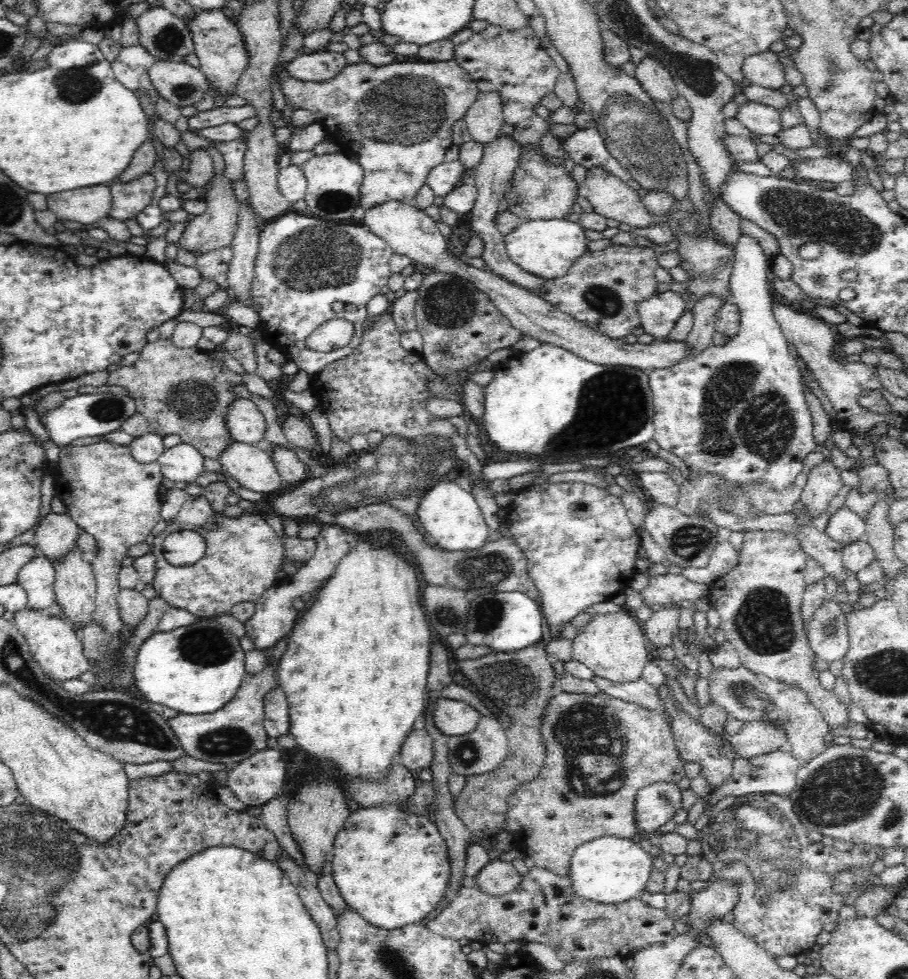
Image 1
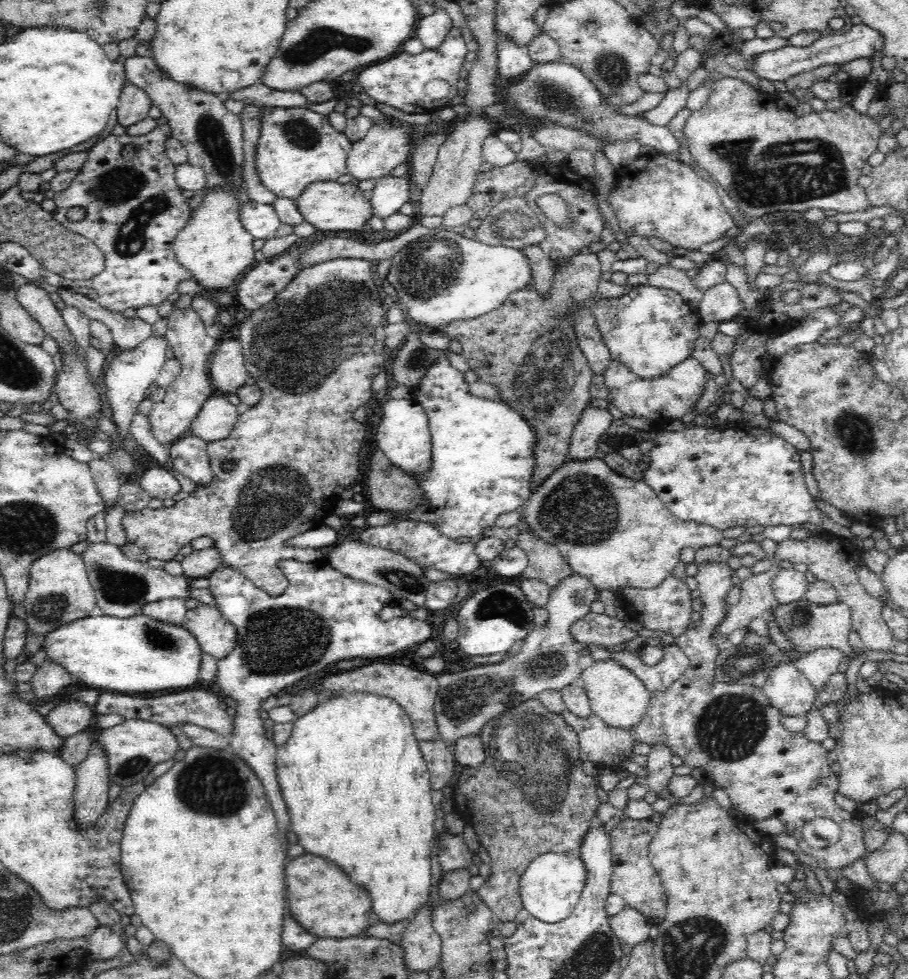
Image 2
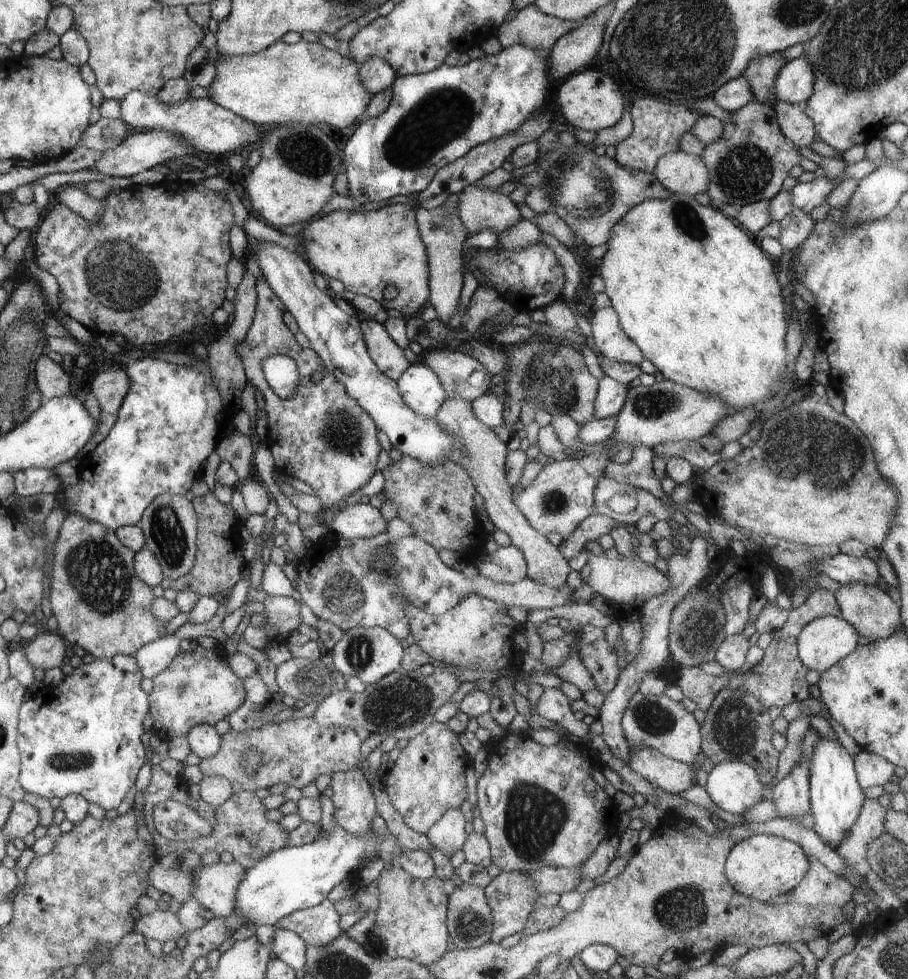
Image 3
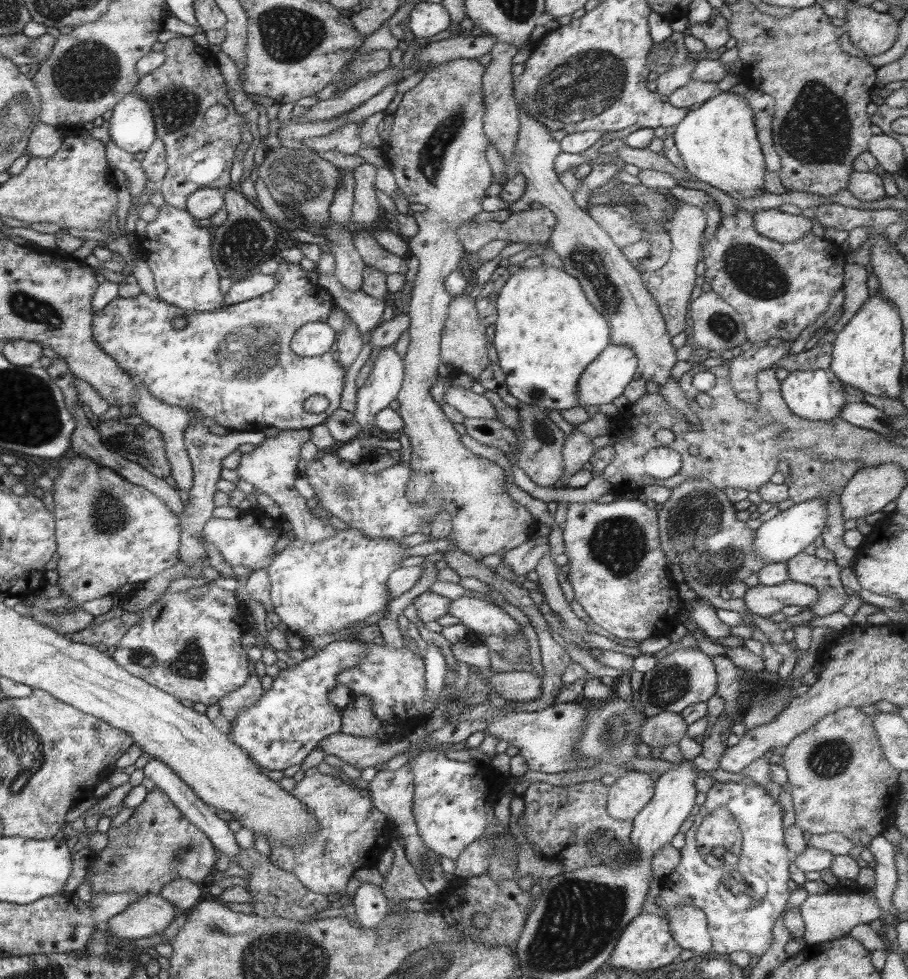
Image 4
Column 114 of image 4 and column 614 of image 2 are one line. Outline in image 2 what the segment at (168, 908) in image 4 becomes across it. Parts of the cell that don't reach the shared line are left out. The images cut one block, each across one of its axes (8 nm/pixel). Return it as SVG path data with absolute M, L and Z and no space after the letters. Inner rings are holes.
M626 906L622 914L616 914L616 918L610 918L610 926L616 940L622 940L622 944L630 944L632 948L646 942L652 930L652 924L630 906Z

